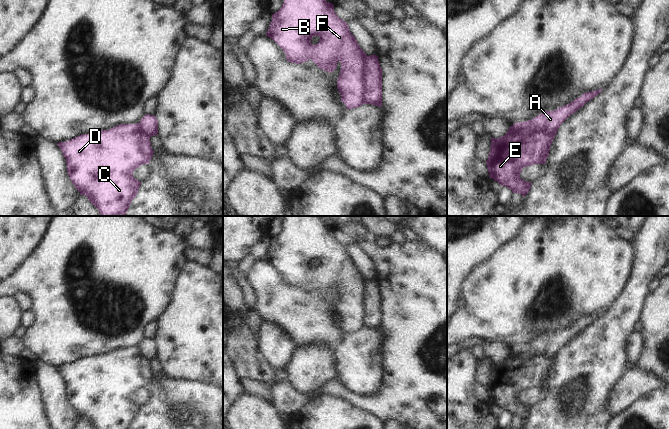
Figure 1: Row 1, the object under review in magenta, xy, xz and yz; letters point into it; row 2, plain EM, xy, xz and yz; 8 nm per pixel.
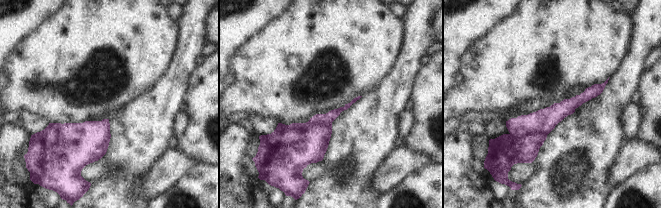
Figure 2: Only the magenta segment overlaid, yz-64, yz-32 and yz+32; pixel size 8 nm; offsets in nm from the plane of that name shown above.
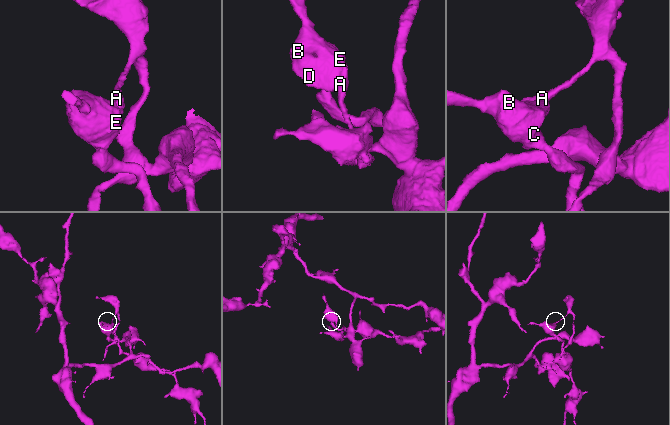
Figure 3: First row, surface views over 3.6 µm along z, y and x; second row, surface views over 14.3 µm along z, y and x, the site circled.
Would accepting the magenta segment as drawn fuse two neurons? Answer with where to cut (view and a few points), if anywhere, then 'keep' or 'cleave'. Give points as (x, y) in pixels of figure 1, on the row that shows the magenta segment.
cut in xz along (368, 56), (364, 62), (365, 88), (363, 102); cleave

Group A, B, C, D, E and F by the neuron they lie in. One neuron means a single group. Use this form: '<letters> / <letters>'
A / B C D E F

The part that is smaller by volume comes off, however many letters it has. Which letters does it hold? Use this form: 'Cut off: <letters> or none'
Cut off: B, C, D, E, F

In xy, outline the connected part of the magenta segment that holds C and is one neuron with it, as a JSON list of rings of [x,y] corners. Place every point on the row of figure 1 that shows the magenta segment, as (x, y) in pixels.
[[[121,124],[109,130],[82,134],[57,145],[66,159],[68,176],[80,195],[85,195],[102,216],[125,215],[141,184],[132,174],[142,164],[149,164],[154,153],[150,137],[142,131],[140,124]]]

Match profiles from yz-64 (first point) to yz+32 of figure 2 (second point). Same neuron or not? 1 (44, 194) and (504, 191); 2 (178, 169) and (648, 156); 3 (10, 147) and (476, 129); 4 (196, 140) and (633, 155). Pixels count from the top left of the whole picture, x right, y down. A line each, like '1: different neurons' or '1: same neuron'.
1: same neuron
2: same neuron
3: different neurons
4: different neurons

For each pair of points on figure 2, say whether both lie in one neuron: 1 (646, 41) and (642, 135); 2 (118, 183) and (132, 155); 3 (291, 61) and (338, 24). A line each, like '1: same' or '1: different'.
1: different
2: same
3: same

